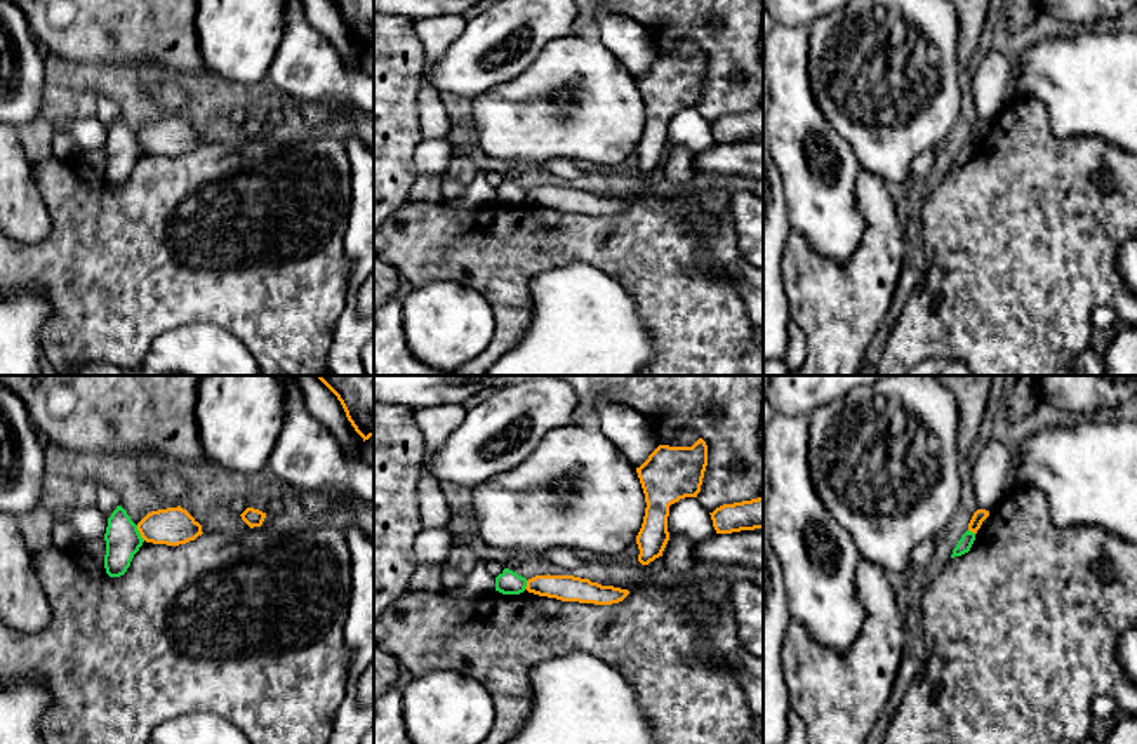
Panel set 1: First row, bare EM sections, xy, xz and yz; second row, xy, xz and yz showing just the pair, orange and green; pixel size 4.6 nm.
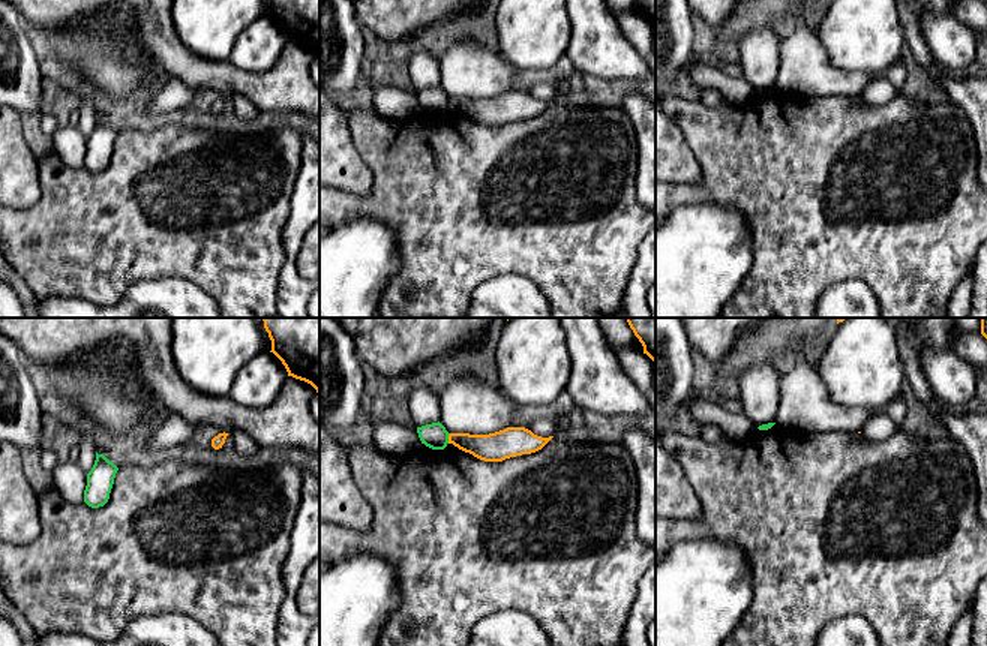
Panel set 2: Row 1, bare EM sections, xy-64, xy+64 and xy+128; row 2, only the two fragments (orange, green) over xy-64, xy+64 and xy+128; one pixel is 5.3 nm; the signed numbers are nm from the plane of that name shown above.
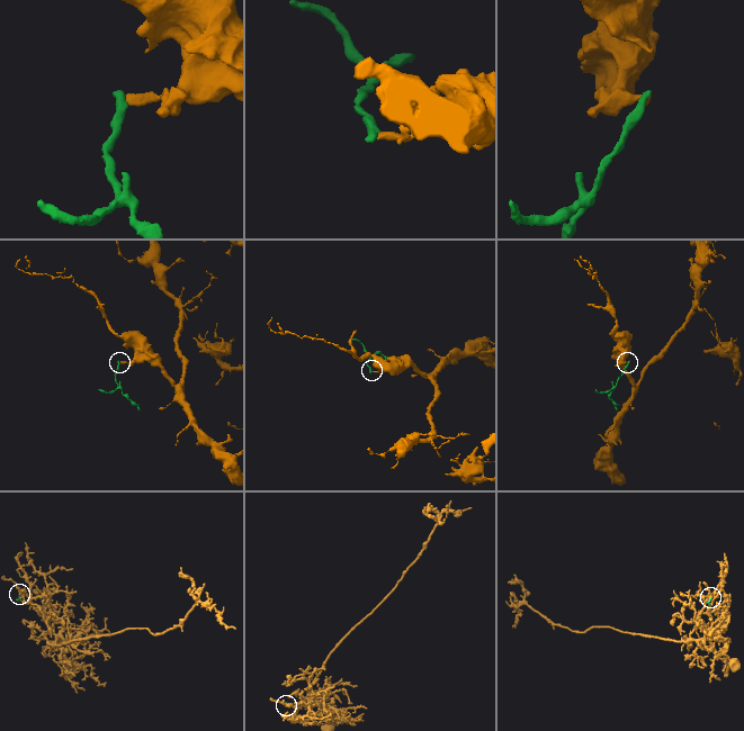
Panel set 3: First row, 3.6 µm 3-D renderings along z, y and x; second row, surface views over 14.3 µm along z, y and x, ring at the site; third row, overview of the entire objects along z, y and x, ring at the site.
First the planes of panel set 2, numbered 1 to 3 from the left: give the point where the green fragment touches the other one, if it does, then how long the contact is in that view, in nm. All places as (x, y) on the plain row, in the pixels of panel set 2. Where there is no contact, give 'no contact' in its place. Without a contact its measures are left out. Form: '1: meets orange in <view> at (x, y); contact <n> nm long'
1: no contact
2: meets orange in xy+64 at (449, 102); contact 60 nm long
3: no contact

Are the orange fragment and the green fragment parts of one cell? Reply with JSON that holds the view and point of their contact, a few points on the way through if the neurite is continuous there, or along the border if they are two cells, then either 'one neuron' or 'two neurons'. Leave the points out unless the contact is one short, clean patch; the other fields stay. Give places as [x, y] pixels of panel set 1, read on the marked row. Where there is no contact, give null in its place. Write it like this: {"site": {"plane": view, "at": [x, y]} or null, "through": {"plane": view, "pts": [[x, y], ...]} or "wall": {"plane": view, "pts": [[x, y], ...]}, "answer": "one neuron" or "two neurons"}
{"site": {"plane": "xy", "at": [139, 532]}, "wall": {"plane": "xy", "pts": [[136, 525], [145, 539]]}, "answer": "two neurons"}

